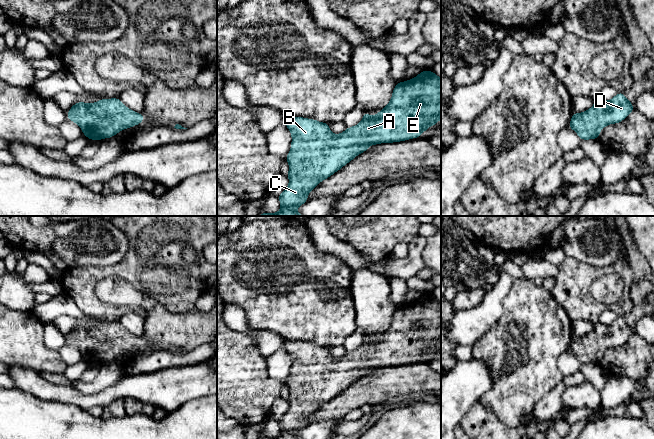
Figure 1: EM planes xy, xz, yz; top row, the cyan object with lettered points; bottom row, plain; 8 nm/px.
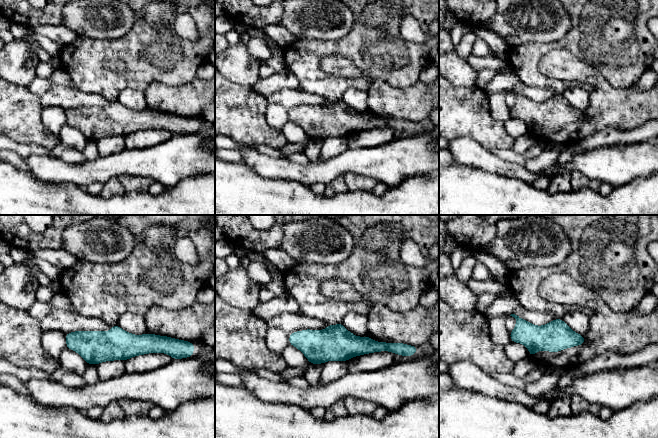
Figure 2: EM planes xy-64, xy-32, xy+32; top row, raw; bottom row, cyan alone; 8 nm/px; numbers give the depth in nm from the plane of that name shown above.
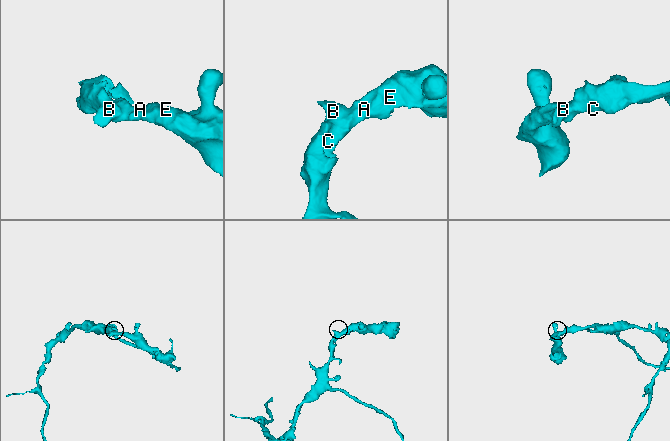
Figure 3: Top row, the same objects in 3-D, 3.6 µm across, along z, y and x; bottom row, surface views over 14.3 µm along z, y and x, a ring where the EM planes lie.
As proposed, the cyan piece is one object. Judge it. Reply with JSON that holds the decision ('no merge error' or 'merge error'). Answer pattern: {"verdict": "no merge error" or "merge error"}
{"verdict": "no merge error"}

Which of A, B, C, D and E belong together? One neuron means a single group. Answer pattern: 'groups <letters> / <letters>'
groups A B C D E

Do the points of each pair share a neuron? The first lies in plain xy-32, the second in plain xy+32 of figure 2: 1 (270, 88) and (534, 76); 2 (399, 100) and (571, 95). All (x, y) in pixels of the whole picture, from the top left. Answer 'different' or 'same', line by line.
1: different
2: different

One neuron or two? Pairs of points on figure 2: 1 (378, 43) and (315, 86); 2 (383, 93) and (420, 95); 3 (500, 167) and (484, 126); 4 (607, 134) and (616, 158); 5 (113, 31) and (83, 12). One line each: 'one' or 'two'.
1: one
2: one
3: two
4: two
5: one

